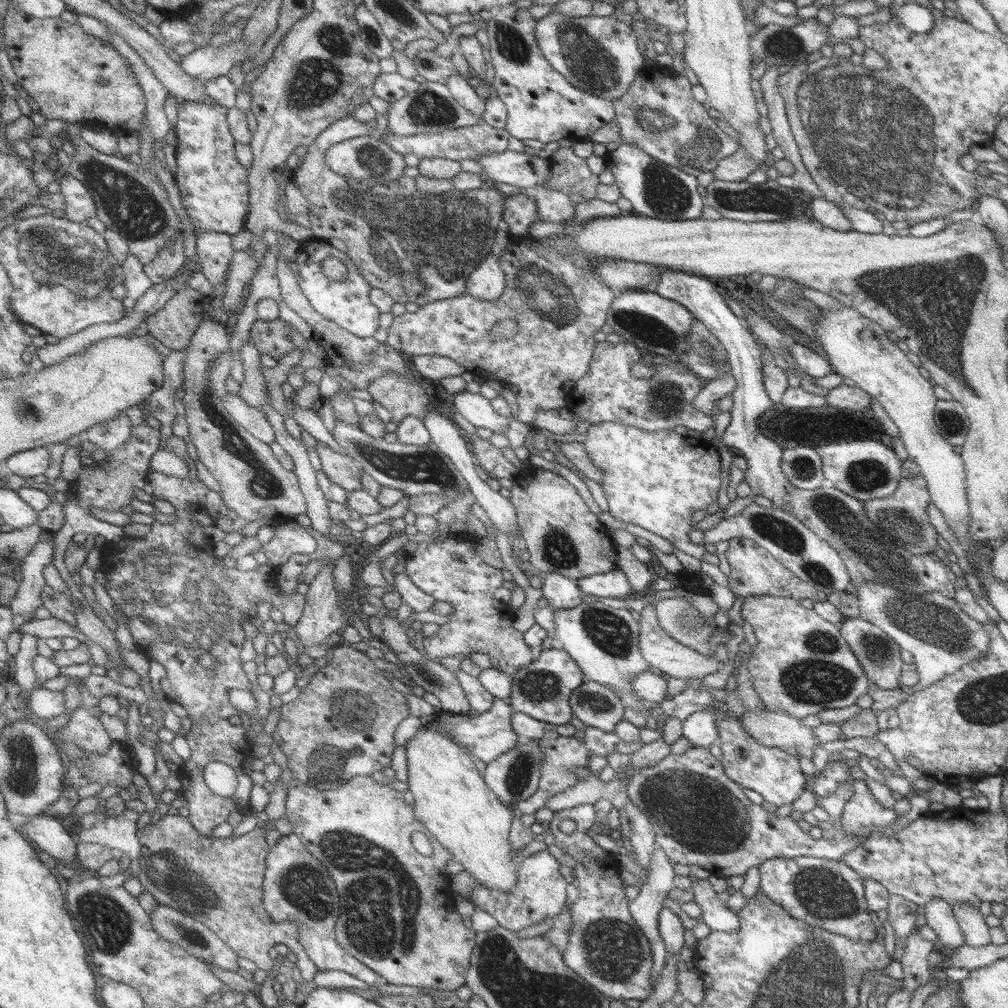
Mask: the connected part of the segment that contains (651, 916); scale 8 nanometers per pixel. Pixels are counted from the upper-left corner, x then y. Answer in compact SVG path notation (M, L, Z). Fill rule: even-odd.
M657 846L651 852L651 859L647 866L647 880L642 886L640 886L641 889L638 896L636 896L634 900L630 900L630 903L628 904L628 909L630 909L632 918L644 933L644 936L649 940L651 946L653 960L651 975L653 976L653 988L655 987L655 980L661 975L668 956L670 956L659 933L659 914L663 909L662 903L664 903L664 899L668 897L669 892L674 888L673 880L676 873L674 873L672 864L673 862L668 858L668 855Z

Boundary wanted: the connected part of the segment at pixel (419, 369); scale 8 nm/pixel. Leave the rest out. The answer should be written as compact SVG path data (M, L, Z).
M437 354L420 355L412 359L413 369L420 377L442 380L451 376L462 376L468 367L453 358Z

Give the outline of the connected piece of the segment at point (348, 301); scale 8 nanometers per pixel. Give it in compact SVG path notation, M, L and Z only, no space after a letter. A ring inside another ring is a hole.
M312 237L305 241L299 250L298 258L295 260L299 266L297 276L305 295L311 300L317 311L320 311L326 318L332 319L346 330L352 331L354 334L362 338L374 337L381 329L379 306L371 299L373 290L372 284L362 275L362 271L350 258L348 253L338 250L332 246L328 240ZM328 258L339 258L348 267L349 274L345 280L332 280L324 274L324 260Z

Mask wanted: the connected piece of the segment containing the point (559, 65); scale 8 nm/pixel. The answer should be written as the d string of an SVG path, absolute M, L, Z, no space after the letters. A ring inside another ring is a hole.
M555 12L537 20L535 37L548 62L575 87L615 101L626 94L645 58L638 48L638 33L615 16L574 18Z

